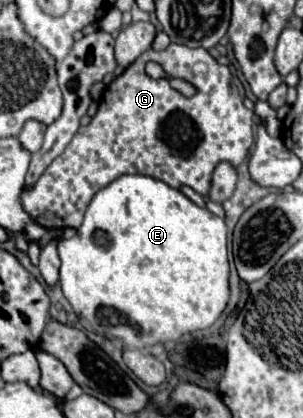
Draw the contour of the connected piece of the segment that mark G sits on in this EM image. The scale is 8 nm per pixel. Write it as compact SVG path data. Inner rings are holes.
M170 43L164 51L148 49L108 85L108 89L102 95L98 113L94 115L90 125L78 129L78 133L64 149L64 153L50 163L50 167L38 177L38 181L30 189L22 189L20 193L22 207L36 223L40 223L46 229L66 229L66 227L78 229L82 225L88 201L94 197L94 193L104 185L112 183L116 177L128 173L140 173L164 181L174 189L182 189L184 185L188 185L196 193L206 197L210 189L212 171L218 163L226 161L238 167L246 159L248 149L254 141L252 121L254 113L244 107L238 89L232 85L228 67L216 63L216 59L206 49L190 49L178 43ZM148 61L162 65L168 77L178 77L188 81L190 85L196 87L196 93L192 97L184 97L180 91L170 87L170 81L166 77L162 79L148 77L146 75Z

